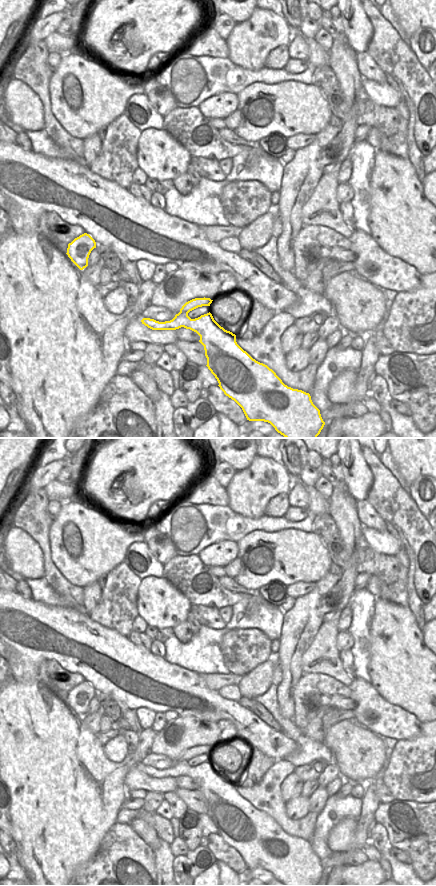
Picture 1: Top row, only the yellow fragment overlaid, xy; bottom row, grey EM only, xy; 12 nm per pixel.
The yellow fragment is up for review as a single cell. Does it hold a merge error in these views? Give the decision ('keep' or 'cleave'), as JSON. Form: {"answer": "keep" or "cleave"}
{"answer": "keep"}

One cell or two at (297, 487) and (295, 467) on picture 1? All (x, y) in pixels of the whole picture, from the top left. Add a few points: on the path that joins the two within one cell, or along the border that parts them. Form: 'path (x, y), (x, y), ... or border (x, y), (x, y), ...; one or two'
border (299, 481), (293, 483); two

